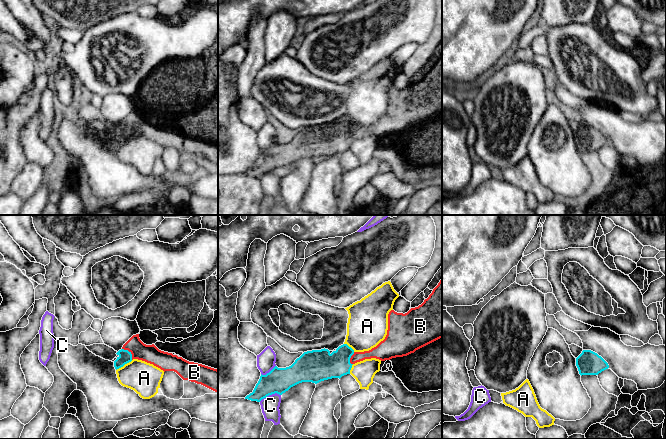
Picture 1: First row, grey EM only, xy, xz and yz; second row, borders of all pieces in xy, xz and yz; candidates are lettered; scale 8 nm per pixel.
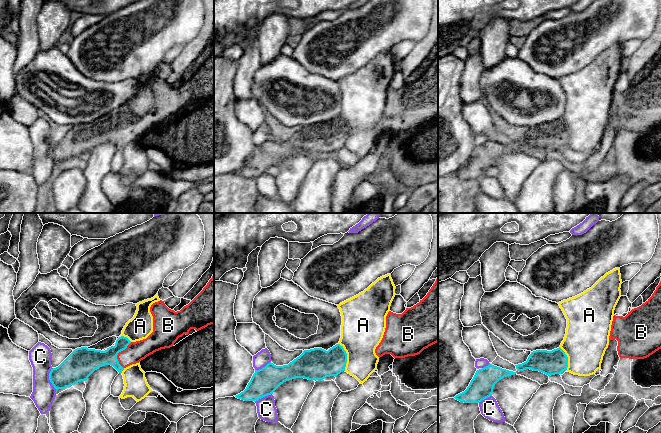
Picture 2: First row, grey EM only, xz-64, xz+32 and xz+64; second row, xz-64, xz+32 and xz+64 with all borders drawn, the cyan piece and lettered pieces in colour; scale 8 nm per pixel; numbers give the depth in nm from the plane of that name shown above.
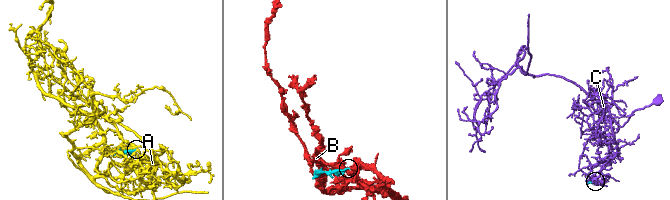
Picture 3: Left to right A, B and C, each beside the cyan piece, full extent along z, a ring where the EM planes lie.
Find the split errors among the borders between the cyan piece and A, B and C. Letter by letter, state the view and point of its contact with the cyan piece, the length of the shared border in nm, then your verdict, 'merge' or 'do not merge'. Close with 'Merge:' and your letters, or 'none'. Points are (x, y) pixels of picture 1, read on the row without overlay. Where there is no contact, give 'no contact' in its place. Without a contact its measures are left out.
A: contact xy (124, 140); length 160 nm; do not merge
B: contact xy (129, 128); length 130 nm; merge
C: contact xz (269, 170); length 190 nm; do not merge
Merge: B

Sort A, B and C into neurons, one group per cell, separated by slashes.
A / B / C

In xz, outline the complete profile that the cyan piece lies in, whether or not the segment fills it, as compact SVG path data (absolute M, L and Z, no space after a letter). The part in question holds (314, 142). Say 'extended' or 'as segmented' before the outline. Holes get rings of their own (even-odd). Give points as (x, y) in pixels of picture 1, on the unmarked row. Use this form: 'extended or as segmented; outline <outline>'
extended; outline M442 55L429 73L418 83L411 84L405 90L397 89L394 86L389 88L387 111L376 123L369 127L355 128L347 120L343 120L332 129L325 124L304 128L291 142L286 144L275 142L266 151L261 150L253 168L247 171L245 175L260 178L267 172L275 169L282 171L291 163L302 158L317 160L332 154L340 155L342 152L350 150L352 141L357 138L371 134L385 137L407 132L440 114L442 114Z

